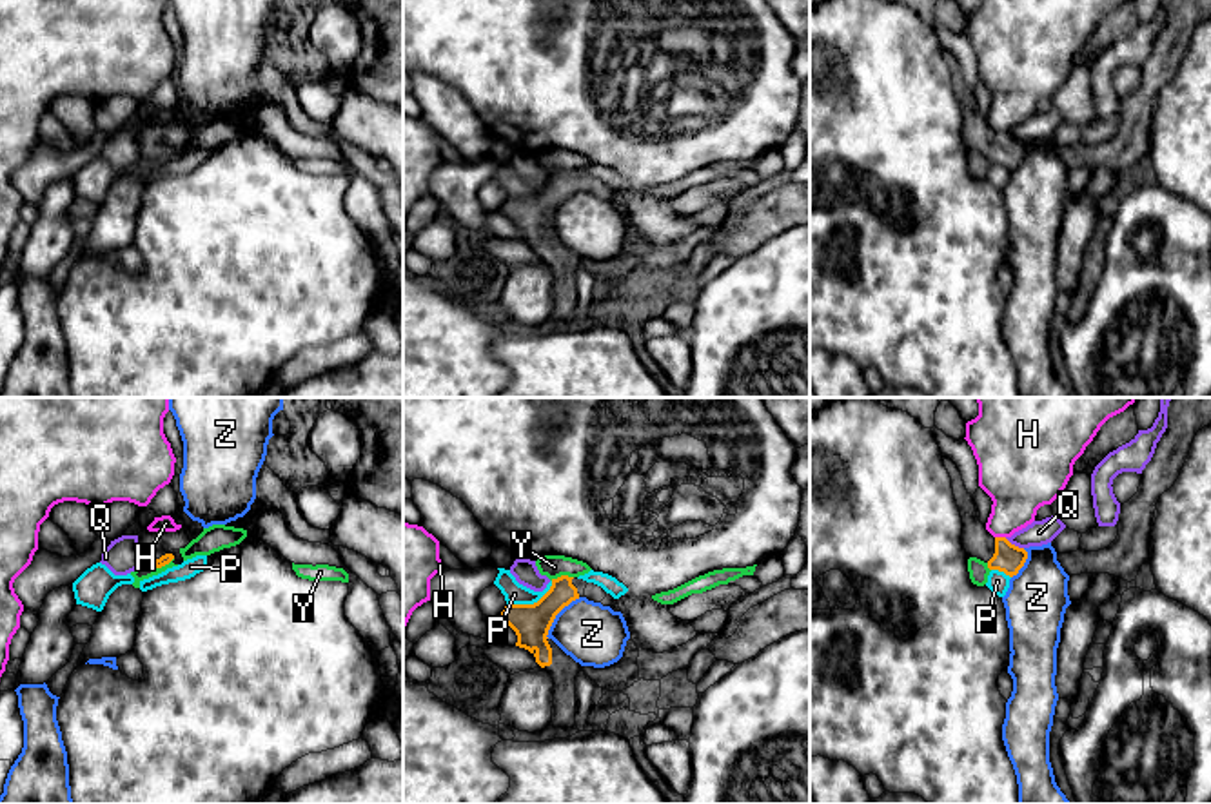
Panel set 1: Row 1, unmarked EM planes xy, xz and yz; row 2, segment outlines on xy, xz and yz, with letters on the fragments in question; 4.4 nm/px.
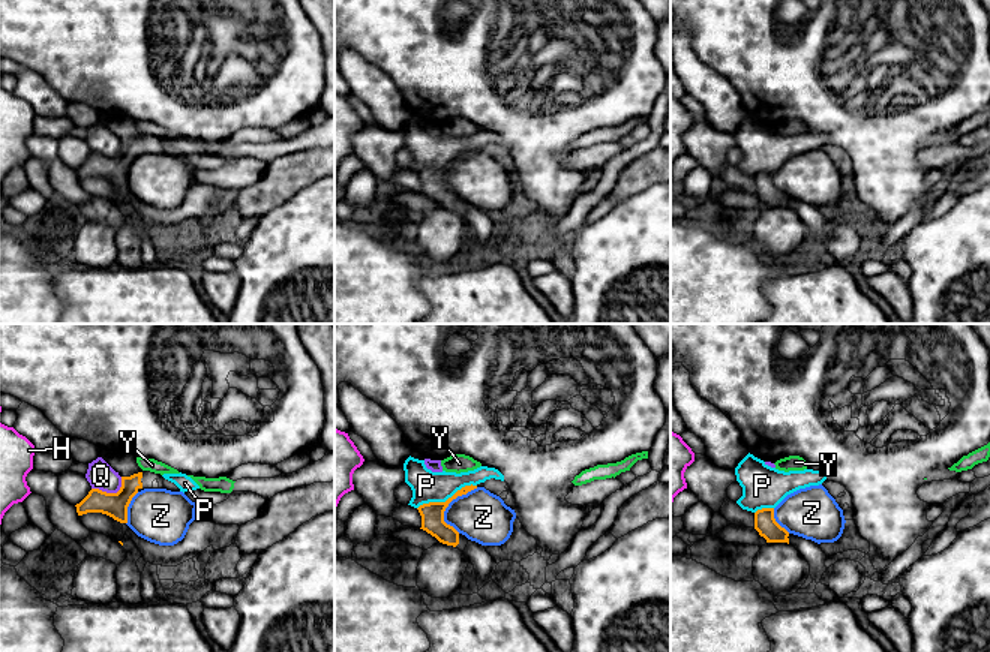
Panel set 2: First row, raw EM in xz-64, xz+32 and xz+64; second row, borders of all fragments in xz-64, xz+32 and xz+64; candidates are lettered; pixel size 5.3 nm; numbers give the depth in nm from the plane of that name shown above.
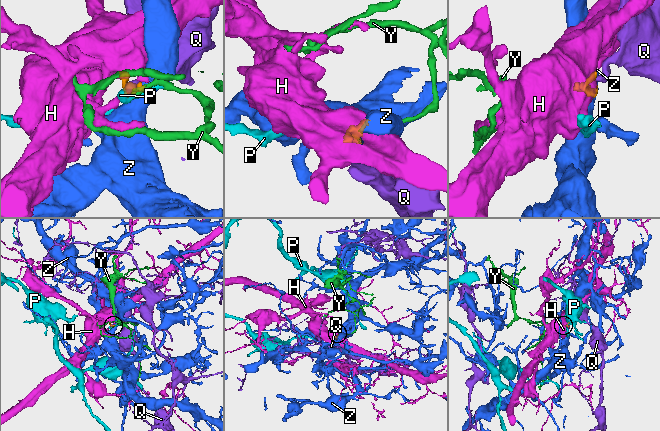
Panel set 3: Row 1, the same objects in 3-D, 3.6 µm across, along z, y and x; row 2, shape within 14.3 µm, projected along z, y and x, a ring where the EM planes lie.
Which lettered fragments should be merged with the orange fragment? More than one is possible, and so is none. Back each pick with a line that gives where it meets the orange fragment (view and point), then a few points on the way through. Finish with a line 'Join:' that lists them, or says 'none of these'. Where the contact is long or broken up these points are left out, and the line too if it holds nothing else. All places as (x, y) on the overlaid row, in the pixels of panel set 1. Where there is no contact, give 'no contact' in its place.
Join: none of these

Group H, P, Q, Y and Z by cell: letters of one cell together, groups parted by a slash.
H / P / Q / Y / Z

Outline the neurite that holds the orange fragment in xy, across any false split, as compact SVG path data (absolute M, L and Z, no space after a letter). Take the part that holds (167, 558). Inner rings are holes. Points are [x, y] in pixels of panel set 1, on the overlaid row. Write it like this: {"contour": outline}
{"contour": "M183 510L171 515L176 525L182 528L176 532L149 532L143 530L138 534L138 554L143 564L153 564L162 568L169 564L174 555L172 550L185 548L192 539L196 539L203 526L198 521L192 521Z"}

